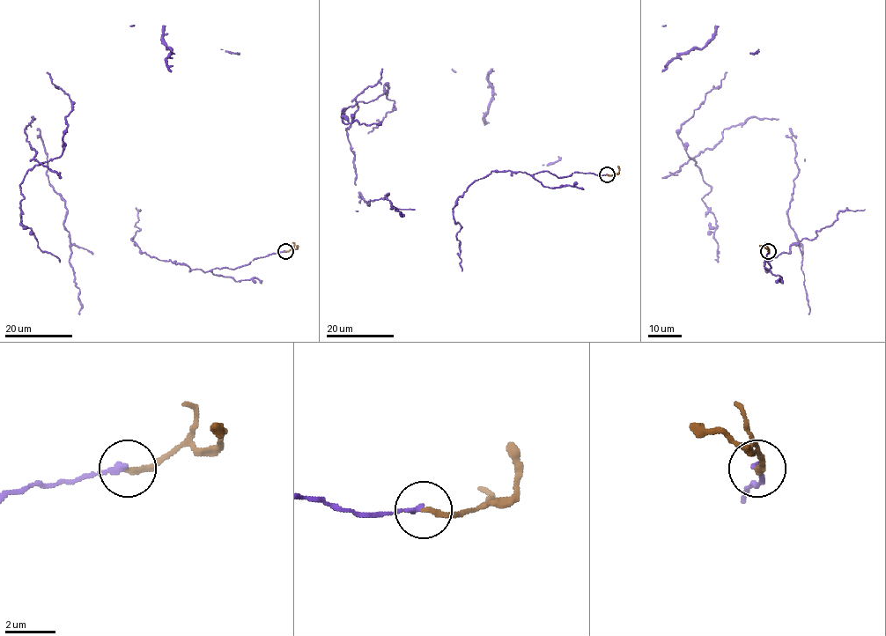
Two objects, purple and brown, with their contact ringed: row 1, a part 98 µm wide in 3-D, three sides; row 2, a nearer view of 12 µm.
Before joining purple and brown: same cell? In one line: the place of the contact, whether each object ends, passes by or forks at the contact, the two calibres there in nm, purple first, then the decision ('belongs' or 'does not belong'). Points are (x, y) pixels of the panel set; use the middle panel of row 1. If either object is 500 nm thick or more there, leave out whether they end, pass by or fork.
(607, 174) | purple ends | brown ends | 190/200 nm | belongs

